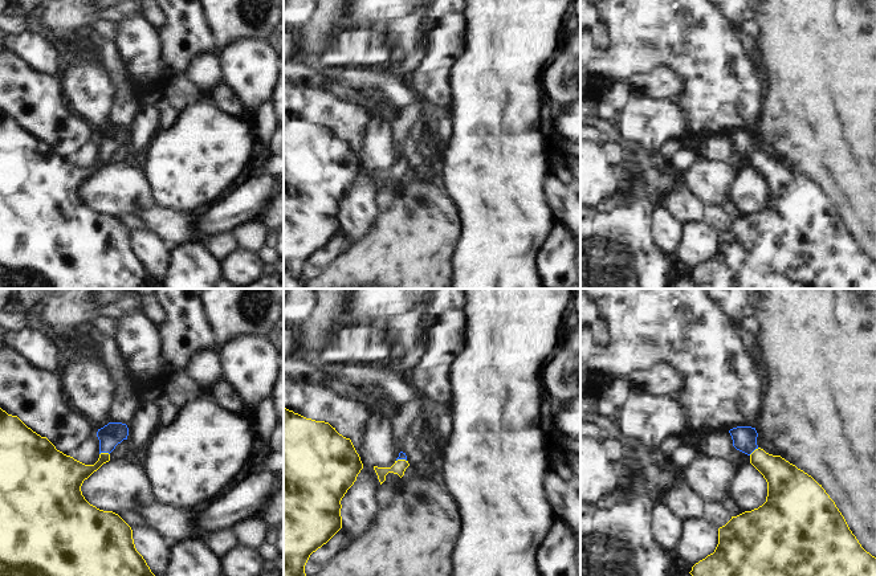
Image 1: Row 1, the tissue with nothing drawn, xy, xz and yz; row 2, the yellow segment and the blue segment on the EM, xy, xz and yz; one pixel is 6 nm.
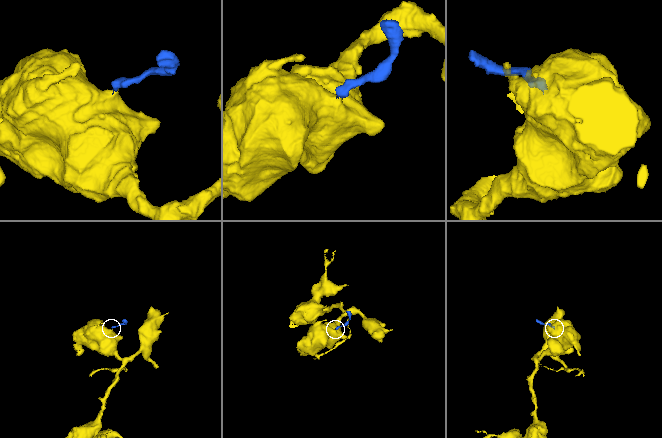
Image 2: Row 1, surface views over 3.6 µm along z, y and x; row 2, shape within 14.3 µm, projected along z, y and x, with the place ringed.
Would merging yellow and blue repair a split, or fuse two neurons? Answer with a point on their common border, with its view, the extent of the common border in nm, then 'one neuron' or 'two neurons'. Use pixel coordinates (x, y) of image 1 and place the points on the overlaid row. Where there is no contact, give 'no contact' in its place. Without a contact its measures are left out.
meets yellow in xy at (104, 453); contact 60 nm long; one neuron

